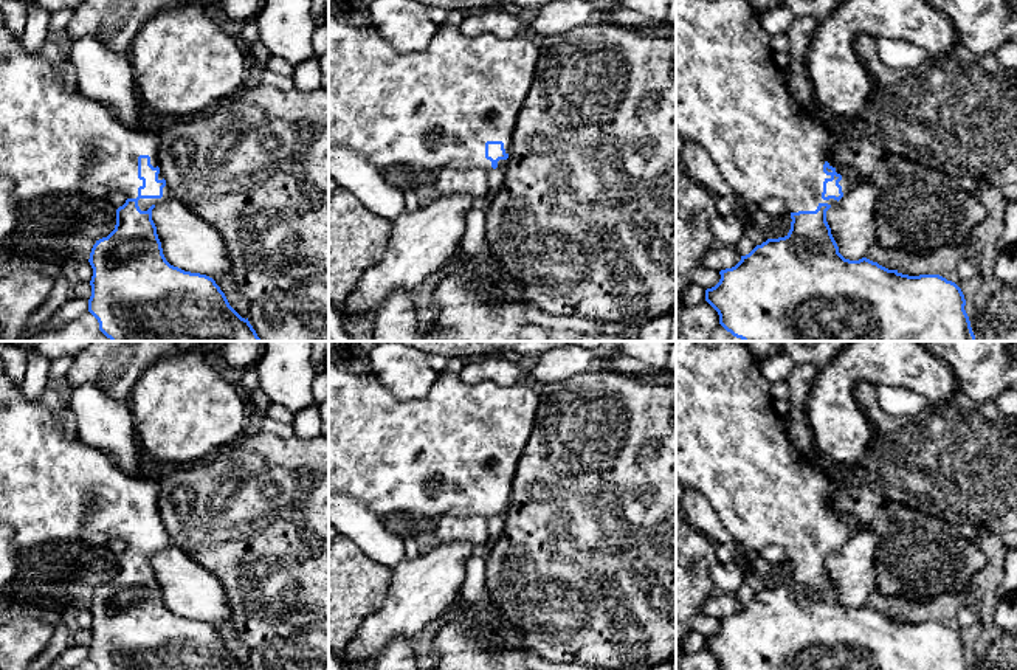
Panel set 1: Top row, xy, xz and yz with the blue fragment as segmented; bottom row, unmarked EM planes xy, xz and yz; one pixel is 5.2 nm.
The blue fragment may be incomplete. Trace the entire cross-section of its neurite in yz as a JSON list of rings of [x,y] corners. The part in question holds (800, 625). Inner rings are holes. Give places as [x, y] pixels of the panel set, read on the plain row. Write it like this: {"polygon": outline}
{"polygon": [[[676,341],[676,478],[684,487],[699,492],[715,510],[726,532],[736,546],[750,555],[758,555],[766,546],[775,544],[786,551],[791,560],[791,577],[784,585],[767,586],[732,614],[721,617],[719,630],[705,637],[705,648],[718,659],[719,670],[970,670],[964,658],[966,647],[961,636],[939,622],[908,623],[898,617],[888,617],[867,605],[845,606],[831,582],[826,558],[839,549],[853,534],[851,524],[836,513],[833,507],[834,479],[814,467],[792,444],[781,417],[774,409],[772,385],[763,377],[760,361],[749,346],[736,341]]]}

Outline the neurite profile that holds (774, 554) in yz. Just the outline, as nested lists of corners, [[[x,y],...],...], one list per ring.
[[[775,544],[766,546],[758,555],[767,560],[771,565],[778,565],[788,560],[786,551]]]

